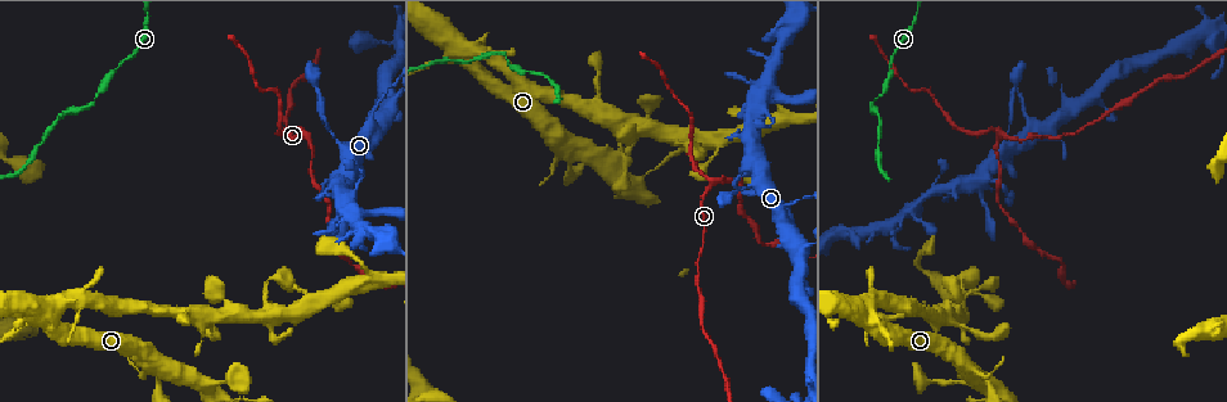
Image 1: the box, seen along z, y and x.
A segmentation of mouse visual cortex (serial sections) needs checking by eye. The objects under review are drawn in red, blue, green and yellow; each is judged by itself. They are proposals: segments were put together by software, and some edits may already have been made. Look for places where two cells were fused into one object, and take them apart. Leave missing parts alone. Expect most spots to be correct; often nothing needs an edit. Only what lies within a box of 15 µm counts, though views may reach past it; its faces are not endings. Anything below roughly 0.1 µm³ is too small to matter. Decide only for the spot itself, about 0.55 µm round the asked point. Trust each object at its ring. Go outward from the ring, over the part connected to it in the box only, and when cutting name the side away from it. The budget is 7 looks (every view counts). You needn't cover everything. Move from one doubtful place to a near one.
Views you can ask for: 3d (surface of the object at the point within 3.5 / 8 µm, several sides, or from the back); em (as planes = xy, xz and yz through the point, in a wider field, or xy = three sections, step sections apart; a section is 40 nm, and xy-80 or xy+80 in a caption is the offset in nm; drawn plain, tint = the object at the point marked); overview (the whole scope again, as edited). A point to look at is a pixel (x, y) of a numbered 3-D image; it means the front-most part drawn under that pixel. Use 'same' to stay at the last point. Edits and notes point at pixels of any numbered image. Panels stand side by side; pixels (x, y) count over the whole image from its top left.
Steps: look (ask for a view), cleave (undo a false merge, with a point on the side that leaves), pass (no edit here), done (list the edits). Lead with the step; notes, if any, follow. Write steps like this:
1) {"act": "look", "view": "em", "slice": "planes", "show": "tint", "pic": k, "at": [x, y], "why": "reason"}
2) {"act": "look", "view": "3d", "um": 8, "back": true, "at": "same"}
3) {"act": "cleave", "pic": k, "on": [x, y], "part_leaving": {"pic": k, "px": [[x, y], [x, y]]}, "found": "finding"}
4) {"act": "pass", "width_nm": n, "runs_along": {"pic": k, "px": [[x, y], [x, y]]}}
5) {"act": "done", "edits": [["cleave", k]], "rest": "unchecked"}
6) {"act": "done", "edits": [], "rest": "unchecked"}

{"act": "look", "view": "3d", "um": 3.5, "pic": 1, "at": [52, 303], "why": "abrupt turn"}

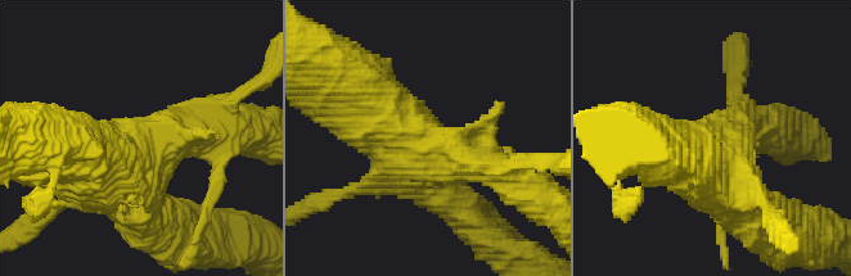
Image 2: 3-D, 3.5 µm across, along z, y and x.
{"act": "pass", "runs_along": {"pic": 2, "px": [[774, 220], [717, 168], [734, 132]]}, "found": "one cell here"}

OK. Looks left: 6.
{"act": "look", "view": "3d", "um": 3.5, "pic": 1, "at": [219, 381], "why": "thick turns thin"}

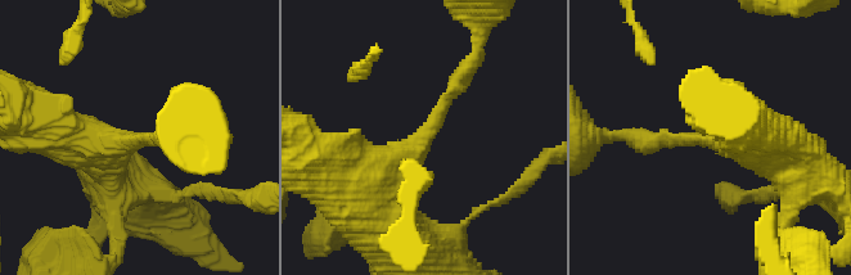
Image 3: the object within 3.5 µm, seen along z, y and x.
{"act": "look", "view": "em", "slice": "xy", "step": 1, "show": "tint", "pic": 3, "at": [145, 139], "arm_widths_nm": [200, 450], "why": "now the EM"}

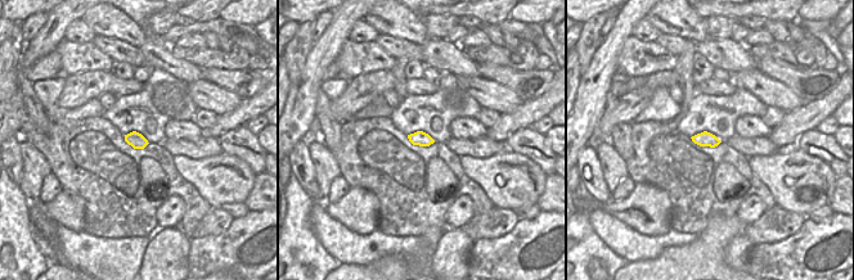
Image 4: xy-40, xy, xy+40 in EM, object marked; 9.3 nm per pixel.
{"act": "pass", "runs_along": {"pic": 3, "px": [[365, 185], [424, 140], [476, 54]]}, "found": "all the same cell"}

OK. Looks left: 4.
{"act": "look", "view": "3d", "um": 3.5, "pic": 1, "at": [957, 306], "why": "three arms meet"}

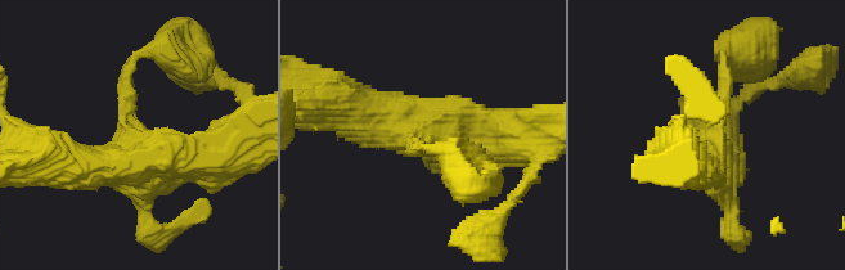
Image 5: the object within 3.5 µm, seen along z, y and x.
{"act": "look", "view": "em", "slice": "xy", "step": 2, "show": "tint", "pic": 5, "at": [130, 142], "why": "shape alone is not enough"}

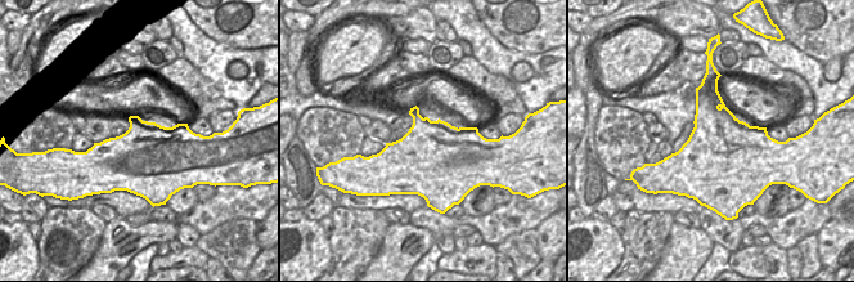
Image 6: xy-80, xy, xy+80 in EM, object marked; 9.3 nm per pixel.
{"act": "look", "view": "em", "slice": "xy", "step": 3, "show": "tint", "at": "same", "why": "another direction"}

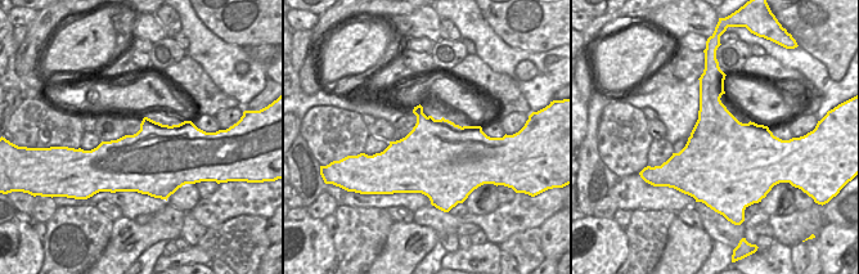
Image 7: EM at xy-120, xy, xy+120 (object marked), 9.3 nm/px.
{"act": "pass", "runs_along": {"pic": 5, "px": [[354, 109], [441, 135], [520, 135]]}, "found": "continuous, no second cell"}

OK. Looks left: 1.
{"act": "done", "edits": [], "rest": "unchecked"}

